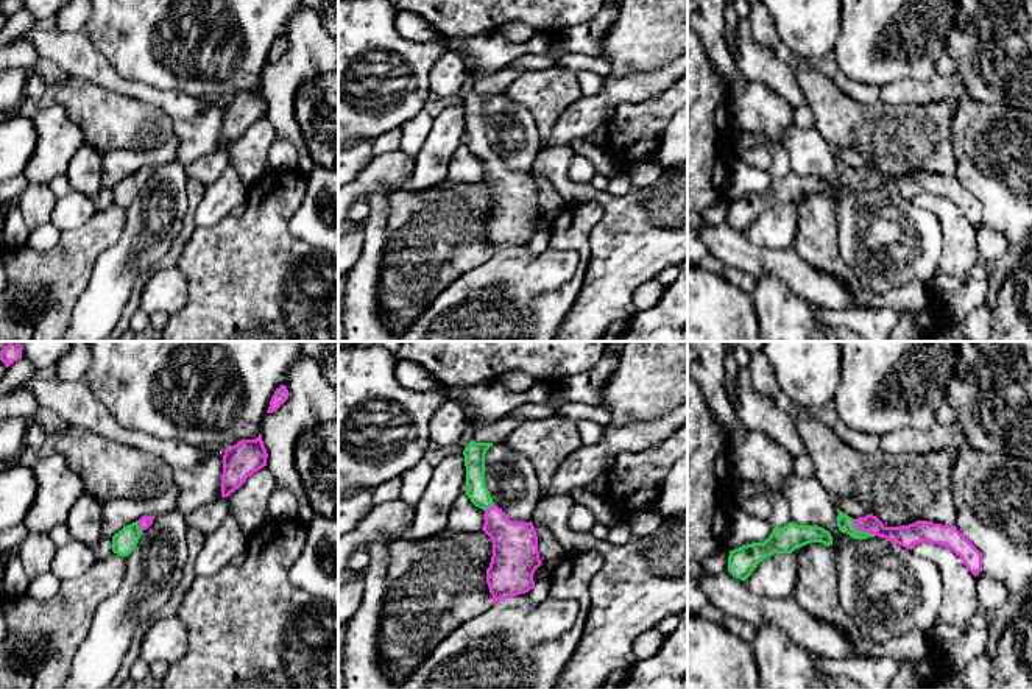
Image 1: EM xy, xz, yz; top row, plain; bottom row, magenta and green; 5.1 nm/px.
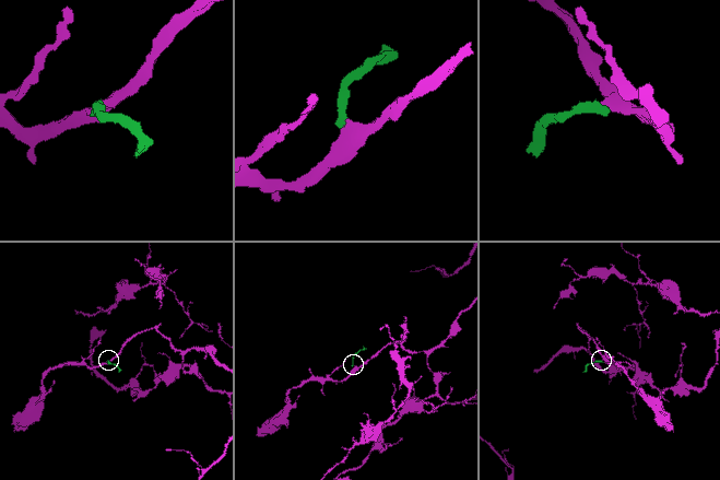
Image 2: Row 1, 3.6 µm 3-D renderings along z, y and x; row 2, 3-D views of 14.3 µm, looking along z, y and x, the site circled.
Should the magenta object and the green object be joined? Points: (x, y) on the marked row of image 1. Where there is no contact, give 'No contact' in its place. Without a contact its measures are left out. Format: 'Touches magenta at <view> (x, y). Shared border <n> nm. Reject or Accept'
Touches magenta at yz (861, 529). Shared border 130 nm. Accept

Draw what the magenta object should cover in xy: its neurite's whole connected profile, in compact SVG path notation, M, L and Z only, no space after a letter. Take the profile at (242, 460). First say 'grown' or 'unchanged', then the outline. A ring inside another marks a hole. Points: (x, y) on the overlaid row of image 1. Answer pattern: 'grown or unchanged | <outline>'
unchanged | M262 435L256 440L242 440L224 450L223 474L221 474L221 496L228 497L239 489L248 477L267 466L267 449Z

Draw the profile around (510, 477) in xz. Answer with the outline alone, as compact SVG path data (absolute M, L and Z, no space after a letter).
M494 443L485 454L485 483L508 519L530 522L541 499L533 465L505 443Z

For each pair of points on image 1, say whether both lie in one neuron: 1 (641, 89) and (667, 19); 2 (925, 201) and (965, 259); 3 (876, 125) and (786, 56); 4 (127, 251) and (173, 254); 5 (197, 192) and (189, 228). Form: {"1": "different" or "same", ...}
{"1": "different", "2": "same", "3": "same", "4": "different", "5": "same"}

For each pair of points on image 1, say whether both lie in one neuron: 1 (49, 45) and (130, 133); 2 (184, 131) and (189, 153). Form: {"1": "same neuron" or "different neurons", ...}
{"1": "different neurons", "2": "same neuron"}

